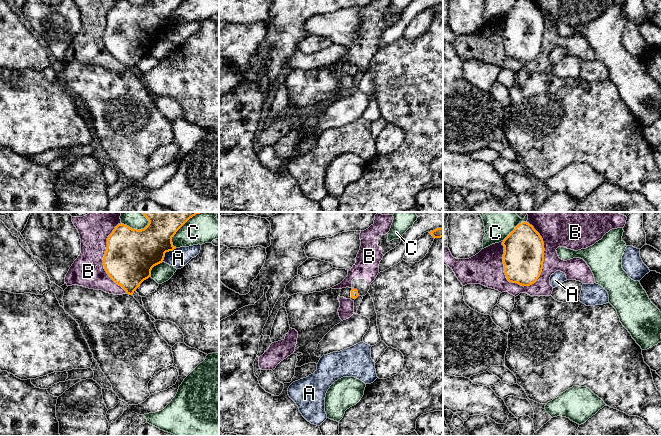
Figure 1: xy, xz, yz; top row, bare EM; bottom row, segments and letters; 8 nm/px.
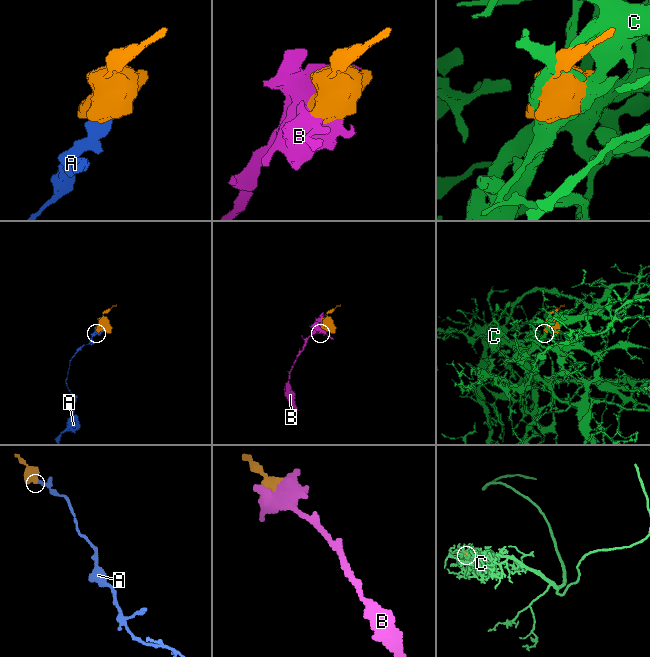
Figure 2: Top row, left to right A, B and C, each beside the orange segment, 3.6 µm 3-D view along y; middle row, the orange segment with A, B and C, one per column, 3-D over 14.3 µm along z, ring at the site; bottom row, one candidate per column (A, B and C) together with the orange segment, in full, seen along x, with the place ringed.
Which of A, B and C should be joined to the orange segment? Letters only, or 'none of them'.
none of them

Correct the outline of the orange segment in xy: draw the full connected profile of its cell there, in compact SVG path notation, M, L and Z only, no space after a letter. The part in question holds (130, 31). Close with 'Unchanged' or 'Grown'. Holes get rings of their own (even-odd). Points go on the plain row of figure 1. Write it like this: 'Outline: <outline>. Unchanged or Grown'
Outline: M118 0L107 14L107 23L103 33L103 42L108 52L126 69L114 71L102 66L89 65L72 61L64 66L64 86L79 100L94 135L112 161L112 166L120 176L128 181L138 181L149 172L148 159L153 152L163 145L173 142L172 123L160 112L154 98L145 84L132 71L140 60L151 53L154 42L163 38L165 29L173 27L172 13L184 0L148 0L144 5L132 5L127 1Z. Grown

